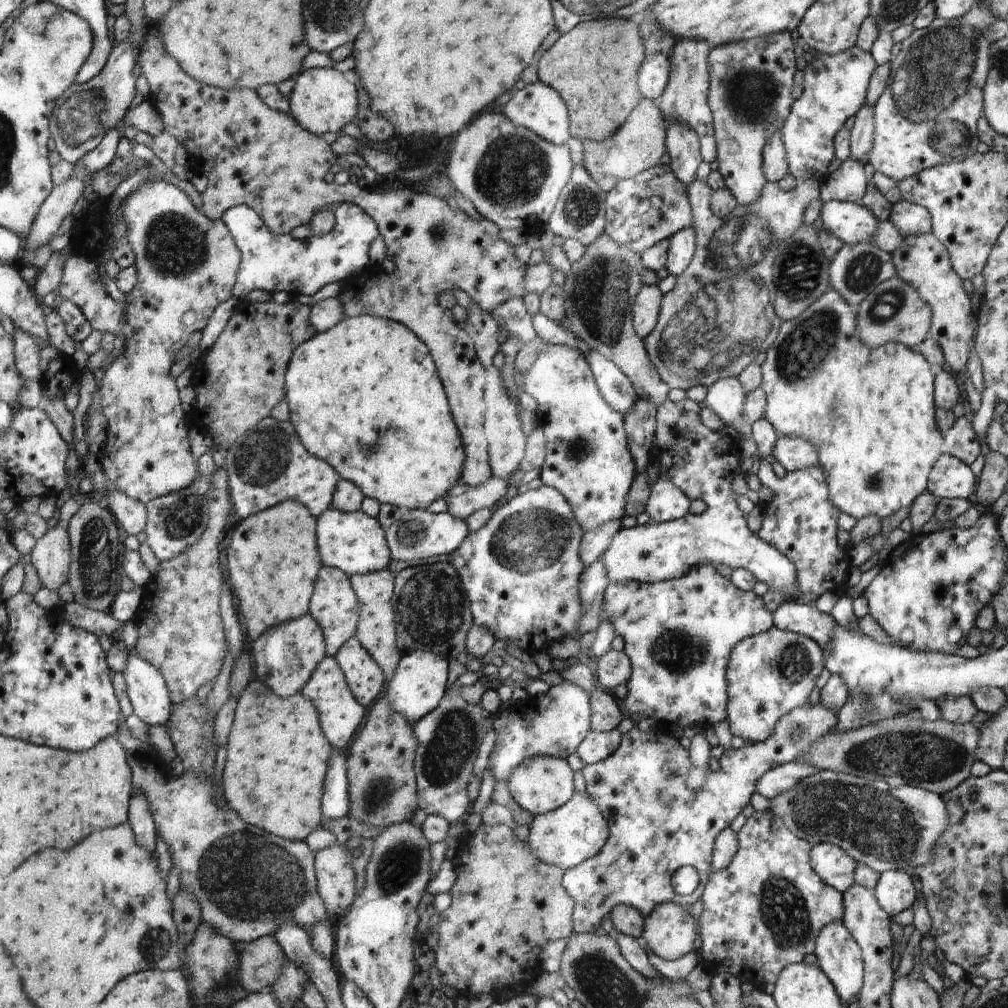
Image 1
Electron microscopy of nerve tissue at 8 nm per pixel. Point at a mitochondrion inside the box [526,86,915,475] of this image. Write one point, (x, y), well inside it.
(711, 328)

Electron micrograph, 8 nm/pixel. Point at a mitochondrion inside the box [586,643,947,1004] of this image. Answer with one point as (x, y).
(871, 818)

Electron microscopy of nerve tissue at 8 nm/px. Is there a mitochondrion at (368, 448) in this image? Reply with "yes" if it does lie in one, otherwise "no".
yes

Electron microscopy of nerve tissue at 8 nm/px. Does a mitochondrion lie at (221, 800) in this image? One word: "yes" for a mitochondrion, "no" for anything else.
no

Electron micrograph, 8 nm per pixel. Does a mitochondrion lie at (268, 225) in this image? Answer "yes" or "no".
no

